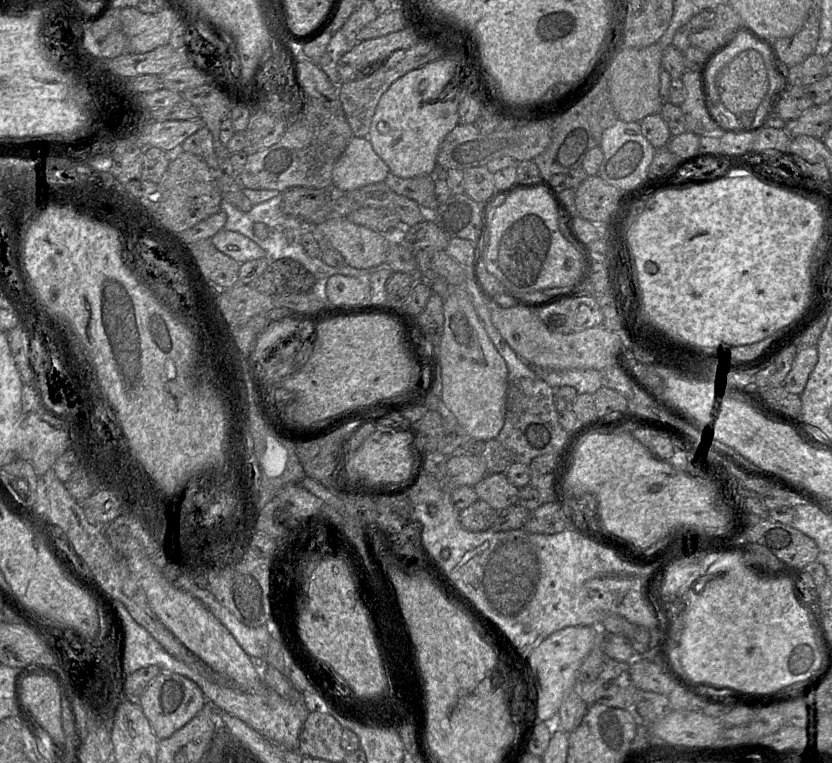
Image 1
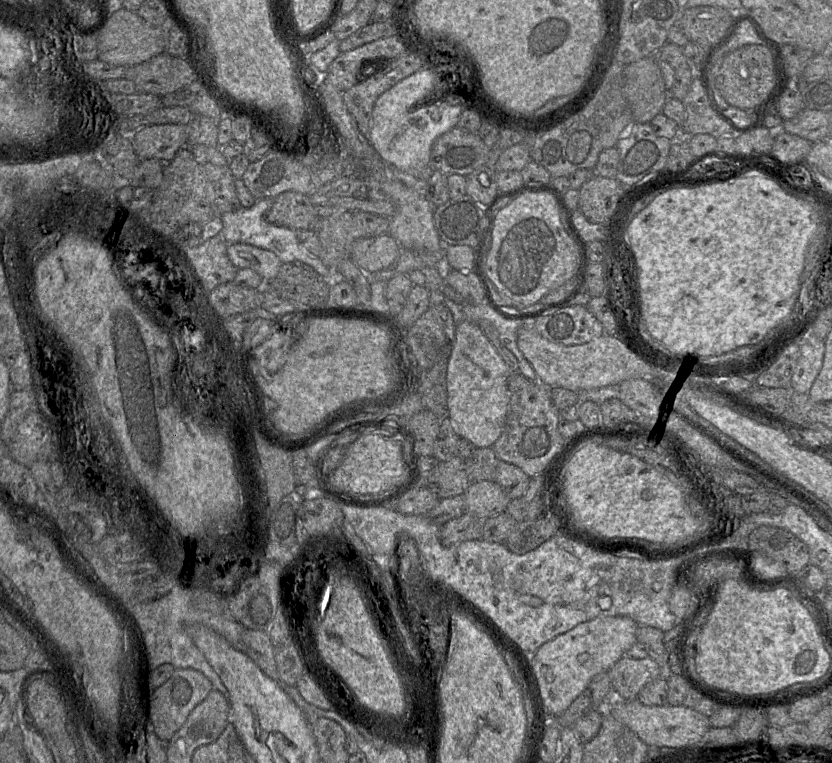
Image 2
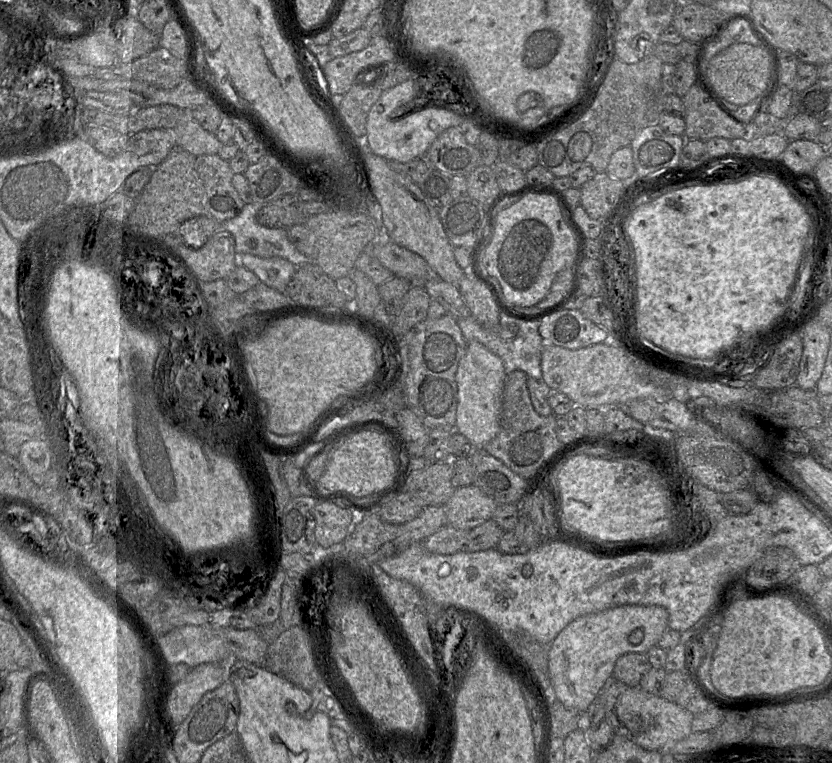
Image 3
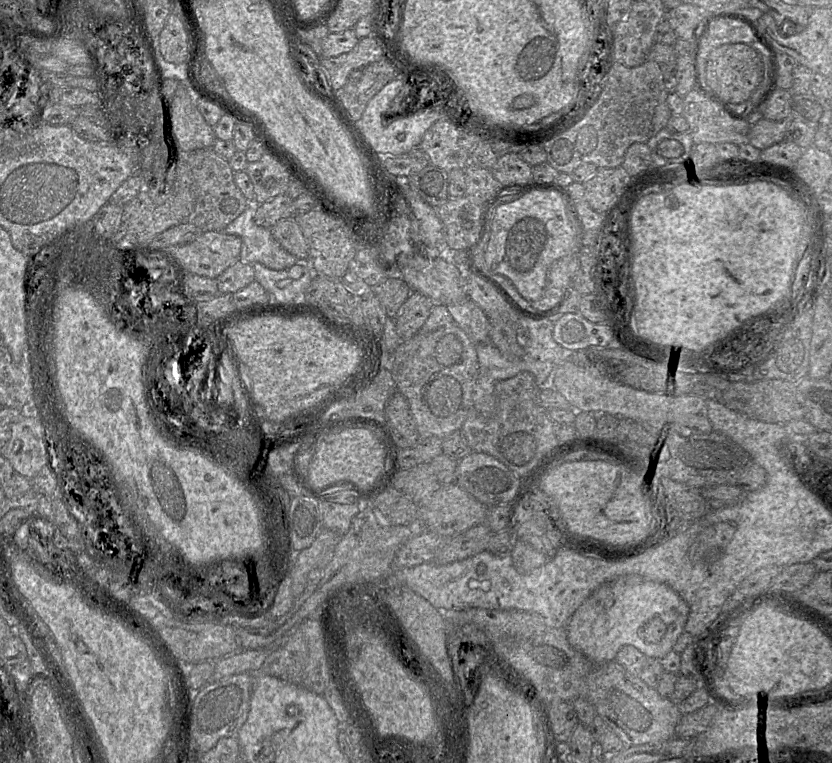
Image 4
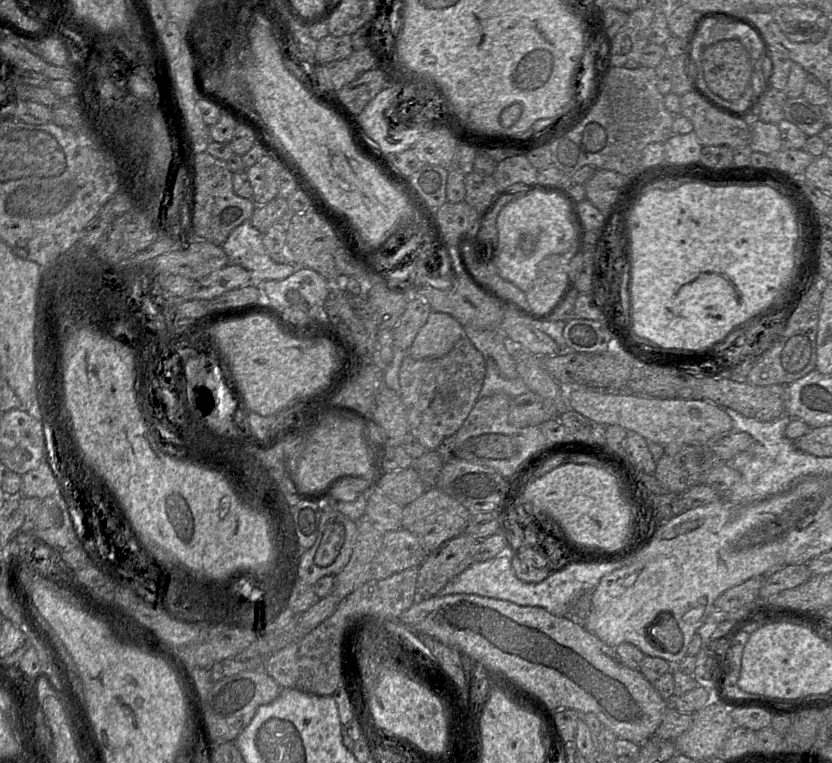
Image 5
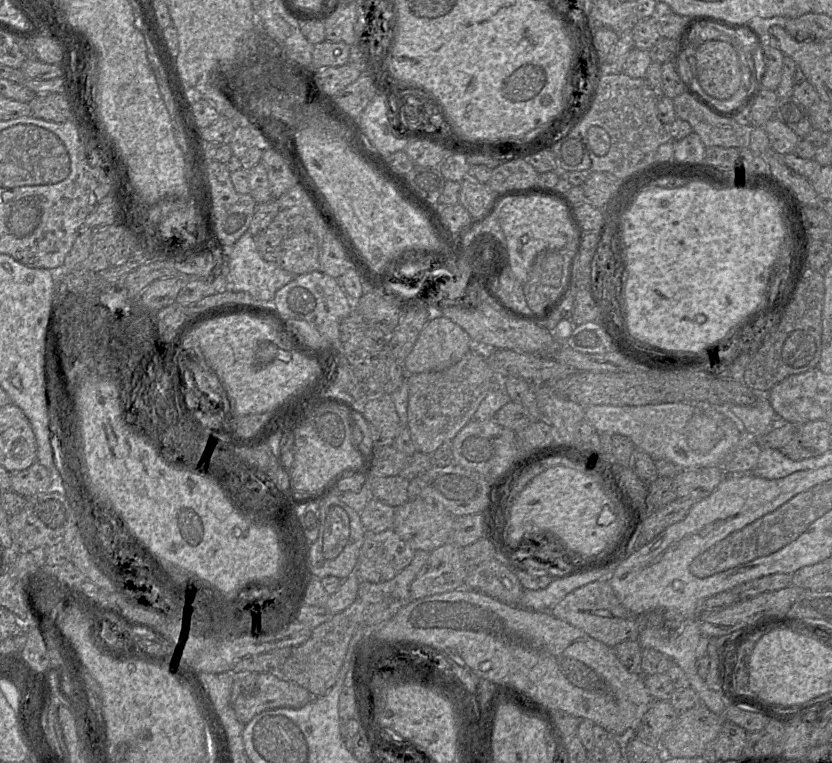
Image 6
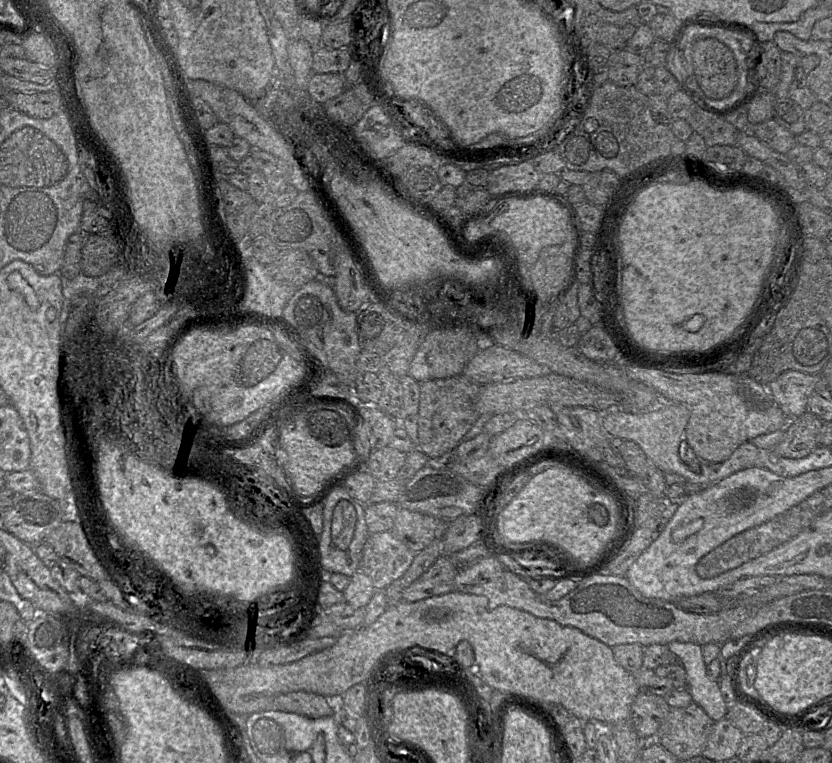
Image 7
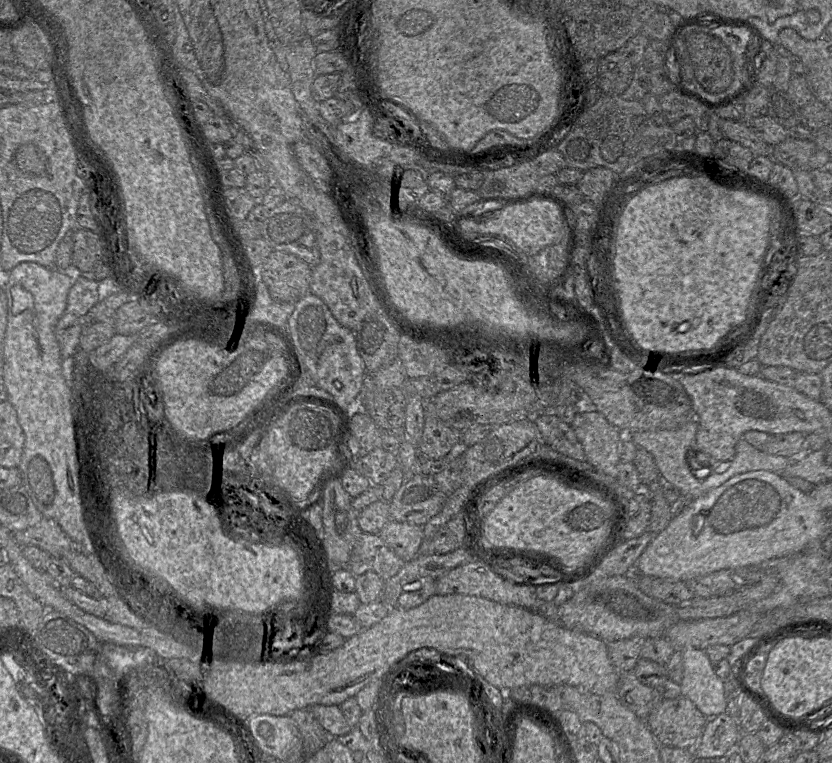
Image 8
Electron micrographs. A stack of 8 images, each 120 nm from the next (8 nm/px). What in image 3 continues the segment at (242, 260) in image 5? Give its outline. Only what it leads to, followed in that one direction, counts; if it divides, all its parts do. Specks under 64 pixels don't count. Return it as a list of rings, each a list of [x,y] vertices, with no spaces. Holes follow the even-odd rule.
[[[245,203],[234,218],[222,222],[235,240],[236,253],[248,253],[262,258],[282,257],[296,266],[314,263],[289,240],[286,228],[271,228],[257,221],[257,213],[266,203]]]

